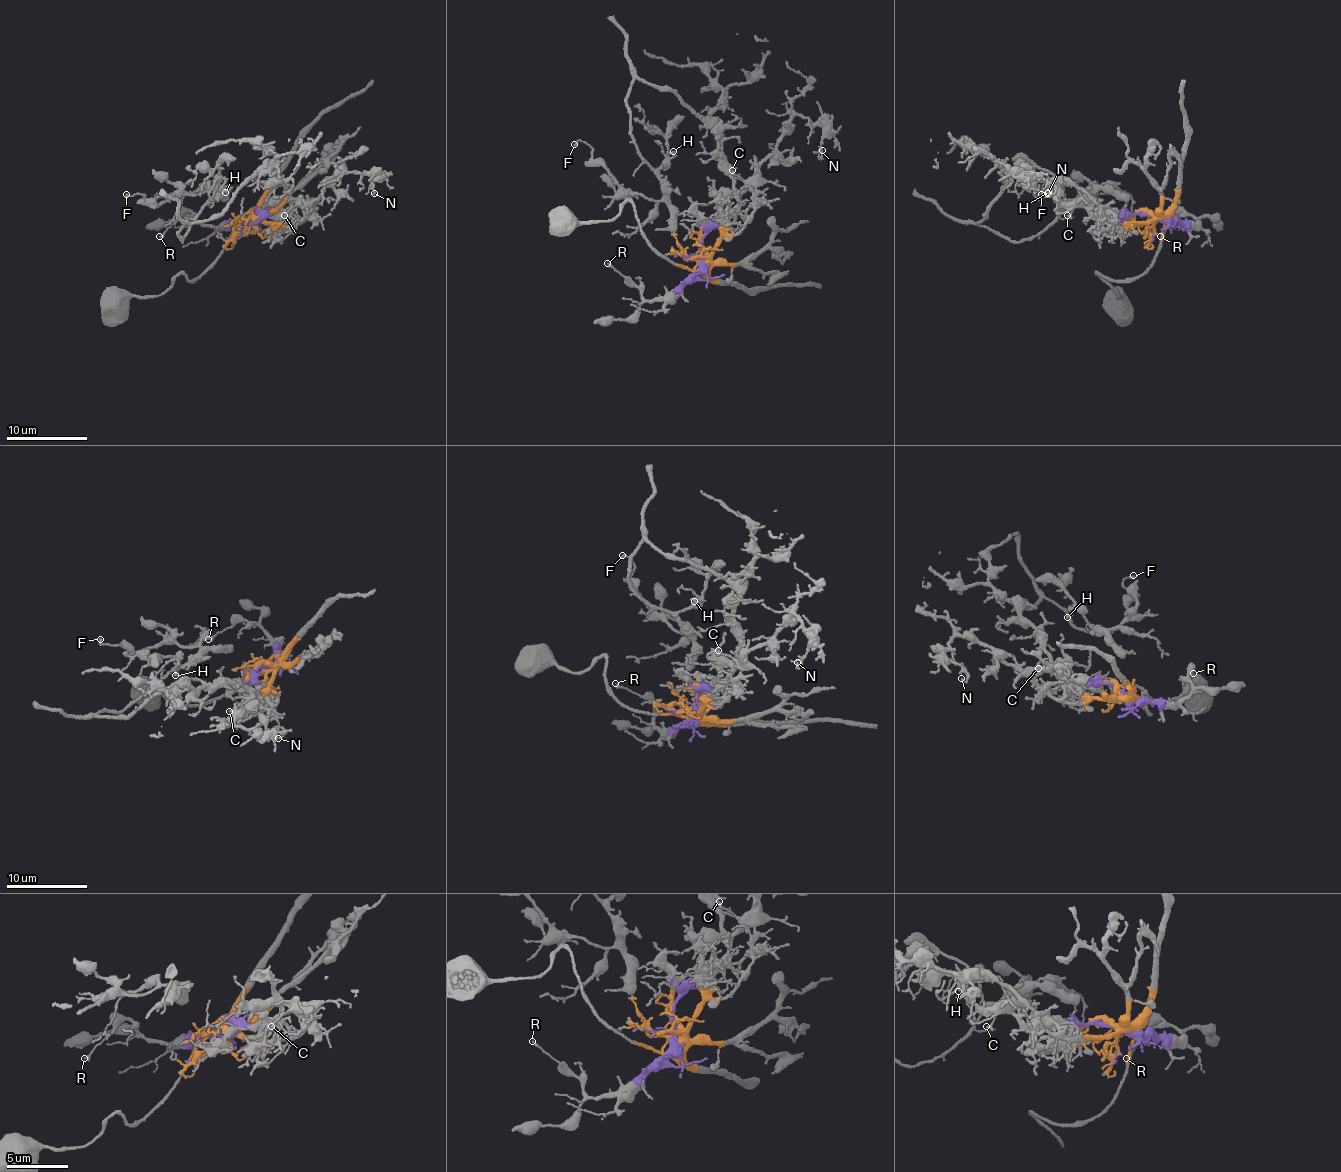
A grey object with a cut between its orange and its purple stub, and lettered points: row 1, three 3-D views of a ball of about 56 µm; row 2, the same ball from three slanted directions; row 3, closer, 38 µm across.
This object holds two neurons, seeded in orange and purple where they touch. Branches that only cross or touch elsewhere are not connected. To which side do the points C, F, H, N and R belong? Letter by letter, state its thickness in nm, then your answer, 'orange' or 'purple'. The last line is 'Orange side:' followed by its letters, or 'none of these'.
C: 140 nm | purple
F: 140 nm | purple
H: 180 nm | purple
N: 120 nm | purple
R: 190 nm | purple
Orange side: none of these

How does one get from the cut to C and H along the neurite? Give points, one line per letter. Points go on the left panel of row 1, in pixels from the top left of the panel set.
C: (252, 220), (254, 214), (281, 214), (293, 201), (297, 203), (285, 216)
H: (252, 220), (289, 205), (268, 173), (256, 173), (220, 214), (179, 230), (181, 242), (222, 177), (226, 191)

